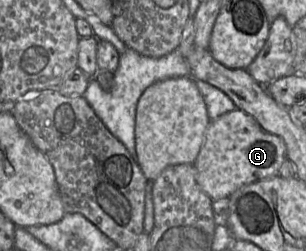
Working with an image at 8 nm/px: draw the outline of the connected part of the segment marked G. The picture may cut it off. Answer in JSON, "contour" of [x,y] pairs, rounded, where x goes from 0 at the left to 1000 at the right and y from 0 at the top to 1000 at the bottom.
{"contour":[[[768,434],[686,478],[631,657],[657,757],[693,797],[709,797],[752,781],[801,737],[908,697],[931,633],[925,558],[863,522],[814,454]]]}

